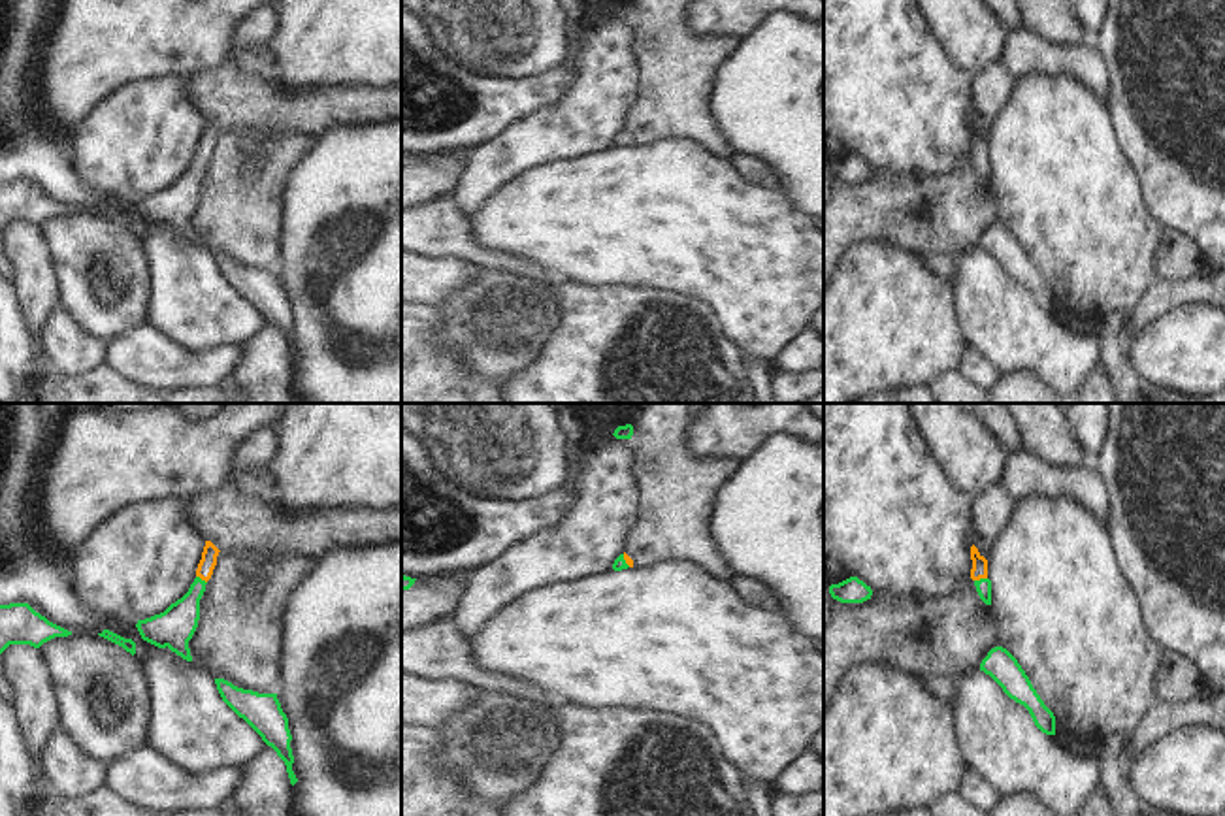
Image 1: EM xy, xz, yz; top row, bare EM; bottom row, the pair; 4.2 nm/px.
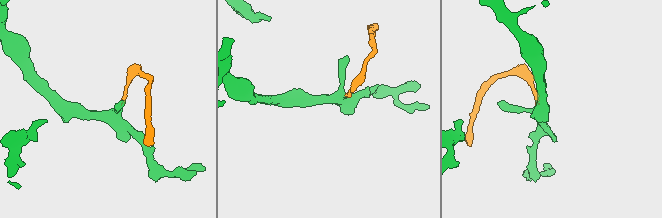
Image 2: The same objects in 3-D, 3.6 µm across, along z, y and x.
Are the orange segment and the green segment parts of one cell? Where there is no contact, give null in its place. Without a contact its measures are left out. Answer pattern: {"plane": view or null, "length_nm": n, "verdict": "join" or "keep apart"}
{"plane": "yz", "length_nm": 60, "verdict": "join"}

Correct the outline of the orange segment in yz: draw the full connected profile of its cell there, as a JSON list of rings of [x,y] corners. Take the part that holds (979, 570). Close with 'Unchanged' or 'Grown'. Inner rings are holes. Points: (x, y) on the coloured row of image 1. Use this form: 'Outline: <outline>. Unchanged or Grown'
Outline: [[[971,547],[971,579],[974,580],[976,592],[986,605],[991,605],[991,580],[988,579],[988,560],[978,552],[978,548]]]. Grown

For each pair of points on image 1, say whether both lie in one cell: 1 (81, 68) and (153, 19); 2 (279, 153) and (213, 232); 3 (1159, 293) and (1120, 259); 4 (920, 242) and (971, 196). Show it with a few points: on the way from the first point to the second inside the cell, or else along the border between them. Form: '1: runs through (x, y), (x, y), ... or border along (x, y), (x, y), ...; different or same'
1: runs through (98, 51), (114, 36), (136, 34); same
2: runs through (261, 172), (240, 193), (240, 206), (232, 213); same
3: border along (1158, 279), (1131, 315); different
4: runs through (933, 228), (958, 208); same

